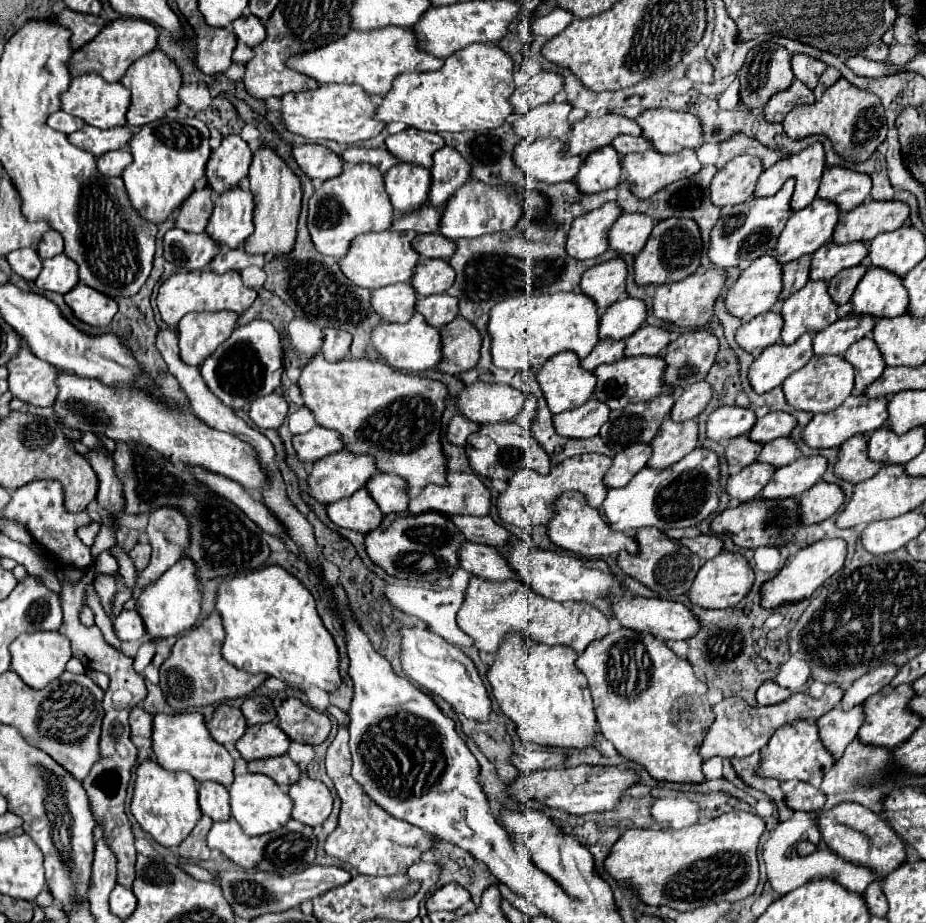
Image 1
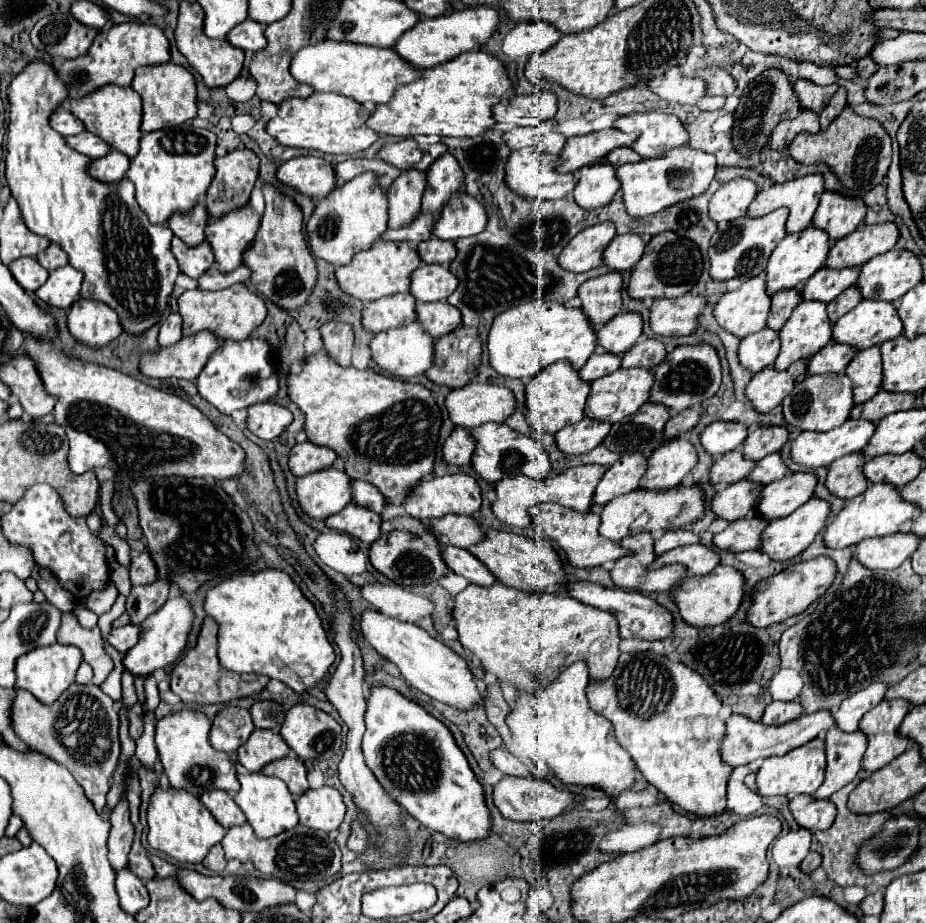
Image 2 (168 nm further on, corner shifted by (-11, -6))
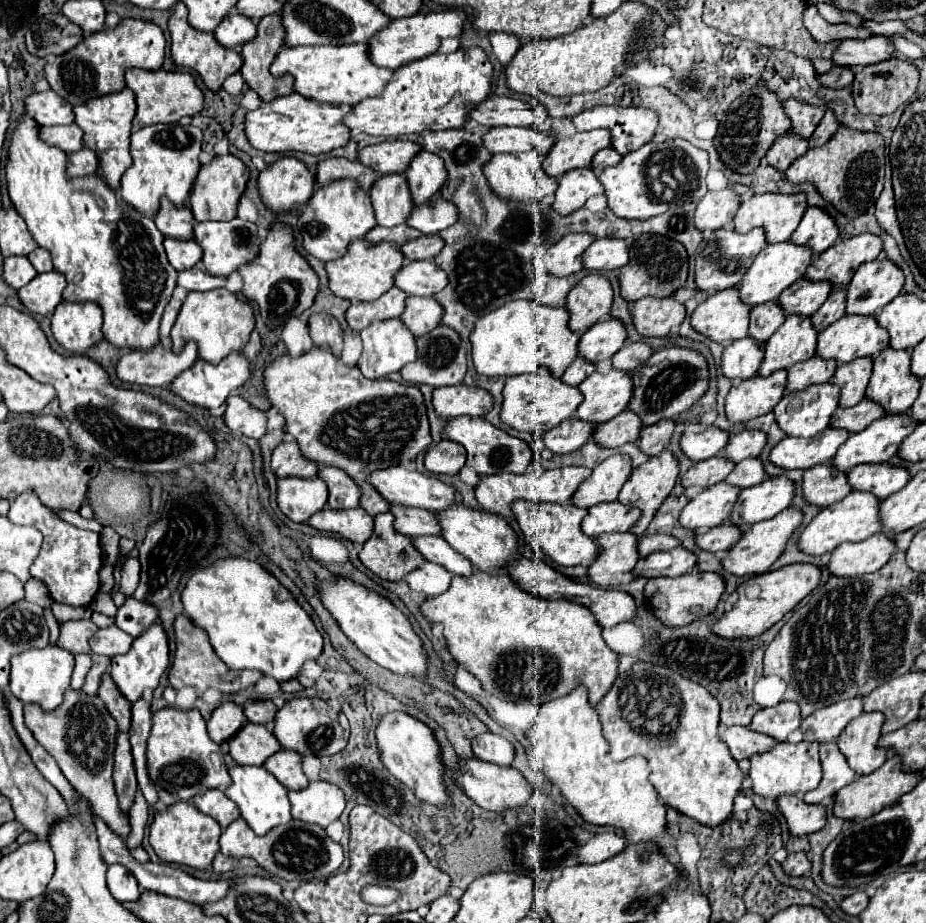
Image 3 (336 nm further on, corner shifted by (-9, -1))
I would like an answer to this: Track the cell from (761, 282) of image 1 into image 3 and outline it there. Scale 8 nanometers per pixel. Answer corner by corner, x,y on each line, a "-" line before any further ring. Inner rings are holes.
738,287
724,289
696,307
692,313
692,327
718,343
742,339
748,335
750,311
750,305
742,305

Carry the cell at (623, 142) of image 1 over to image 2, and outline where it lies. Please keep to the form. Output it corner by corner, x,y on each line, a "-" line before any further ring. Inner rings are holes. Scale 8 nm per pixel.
626,146
612,150
606,158
608,158
608,162
610,162
612,166
616,166
616,168
622,166
622,164
632,164
632,162
640,162
640,160
642,160
640,156
636,156
636,152
634,152
632,148
626,148

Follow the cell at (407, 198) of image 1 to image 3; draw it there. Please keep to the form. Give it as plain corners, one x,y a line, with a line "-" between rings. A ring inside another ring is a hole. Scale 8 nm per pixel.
404,173
382,175
374,183
370,199
374,199
376,221
382,227
394,227
406,223
406,217
410,217
410,209
414,209

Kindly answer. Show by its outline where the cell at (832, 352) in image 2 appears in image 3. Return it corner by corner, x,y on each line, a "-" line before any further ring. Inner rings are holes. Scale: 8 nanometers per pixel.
814,355
798,365
788,369
788,391
800,391
812,383
830,381
838,363
836,361
822,361
822,357

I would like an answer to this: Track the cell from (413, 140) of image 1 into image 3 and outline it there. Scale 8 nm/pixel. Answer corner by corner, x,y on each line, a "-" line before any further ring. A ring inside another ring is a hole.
384,141
376,145
368,145
360,151
358,161
372,167
374,171
386,173
404,173
410,167
412,157
416,157
422,151
422,145
414,141

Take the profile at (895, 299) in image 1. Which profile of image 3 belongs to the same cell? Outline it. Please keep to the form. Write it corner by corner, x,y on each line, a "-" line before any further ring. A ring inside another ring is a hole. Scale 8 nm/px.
844,315
818,335
816,353
826,359
844,363
864,355
872,357
886,349
888,343
890,335
886,329
880,329
876,317

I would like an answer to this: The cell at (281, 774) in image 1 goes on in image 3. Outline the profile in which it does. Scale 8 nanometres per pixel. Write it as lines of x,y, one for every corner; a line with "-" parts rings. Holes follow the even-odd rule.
280,749
278,753
274,753
272,757
266,759
264,763
266,771
270,771
284,787
292,789
292,791
300,791
308,787
308,779
302,773
302,755
288,751
288,749

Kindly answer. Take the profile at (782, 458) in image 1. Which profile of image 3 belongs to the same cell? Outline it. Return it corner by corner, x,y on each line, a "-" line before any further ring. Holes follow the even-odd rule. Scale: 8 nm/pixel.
752,457
752,459
746,459
746,461
740,461
736,463
734,467
734,473
730,473
726,477
726,483
730,485
736,485
736,487
752,487
752,485
758,485
760,481
768,479
766,471
764,471
764,465
758,457

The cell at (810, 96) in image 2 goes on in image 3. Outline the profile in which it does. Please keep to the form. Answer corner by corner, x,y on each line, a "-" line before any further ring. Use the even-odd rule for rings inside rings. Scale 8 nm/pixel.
790,99
784,103
784,111
792,121
792,131
802,137
810,137
826,109
814,109
814,105
802,105
802,101

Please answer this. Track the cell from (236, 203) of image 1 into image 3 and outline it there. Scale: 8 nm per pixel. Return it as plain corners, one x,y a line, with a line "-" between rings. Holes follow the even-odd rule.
238,217
224,221
224,223
218,223
218,221
196,223
194,225
194,237
196,237
198,245
204,249
202,263
204,263
206,271
210,275
222,275
222,277
228,277
240,265
252,261
258,255
258,247
260,247
260,241
262,241
260,235
258,235
258,227
254,223
238,219

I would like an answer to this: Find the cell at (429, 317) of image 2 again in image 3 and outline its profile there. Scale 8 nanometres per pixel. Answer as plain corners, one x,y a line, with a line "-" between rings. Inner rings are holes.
408,297
406,311
400,319
416,337
420,337
442,323
442,305
438,305
434,297

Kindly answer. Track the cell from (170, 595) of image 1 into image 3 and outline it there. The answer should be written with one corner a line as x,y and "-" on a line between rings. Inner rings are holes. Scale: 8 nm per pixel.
154,621
154,625
150,625
150,629
146,629
146,633
142,633
142,637
134,639
130,651
126,655
118,655
112,659
112,679
118,685
118,689
122,691
122,695
128,701
136,701
144,695
144,691
154,691
158,687
158,681
162,677
162,673
168,669
170,665
170,647
168,647
168,635
162,627
160,621

